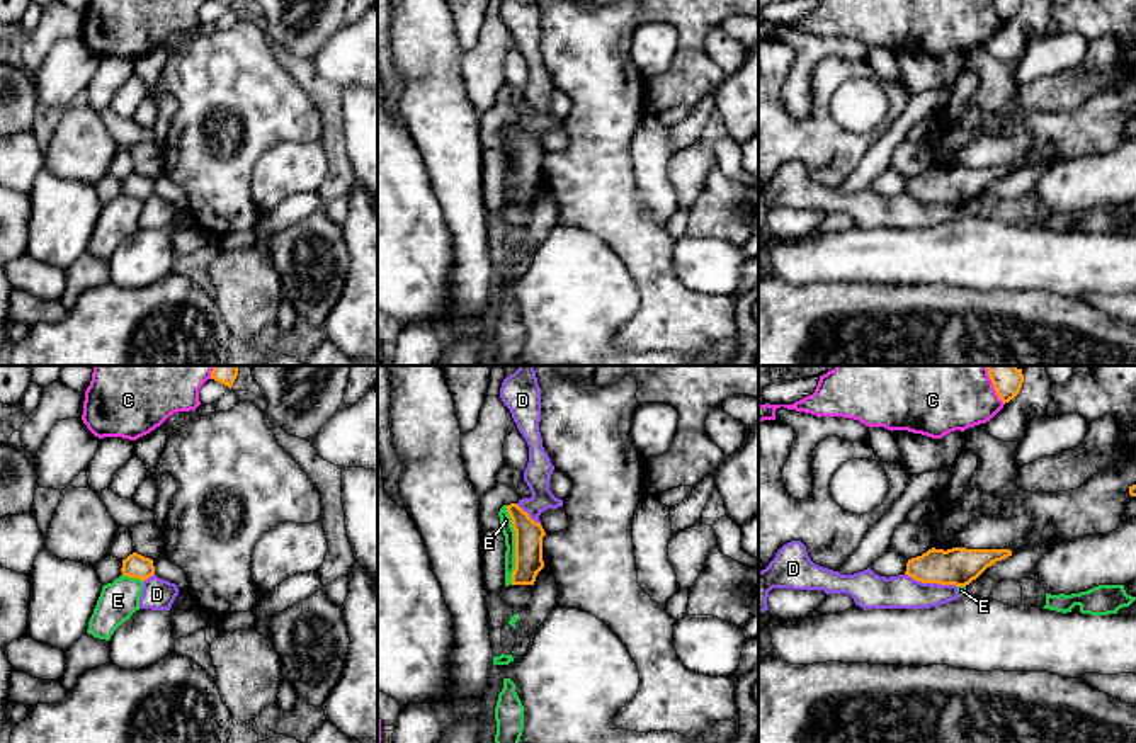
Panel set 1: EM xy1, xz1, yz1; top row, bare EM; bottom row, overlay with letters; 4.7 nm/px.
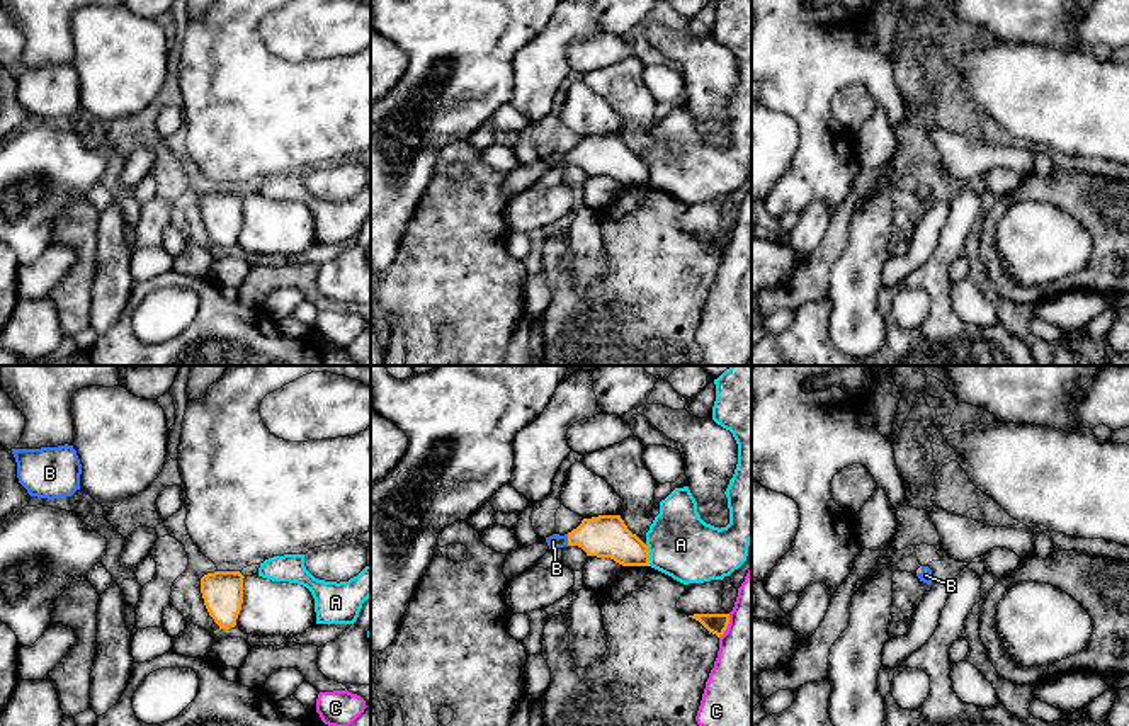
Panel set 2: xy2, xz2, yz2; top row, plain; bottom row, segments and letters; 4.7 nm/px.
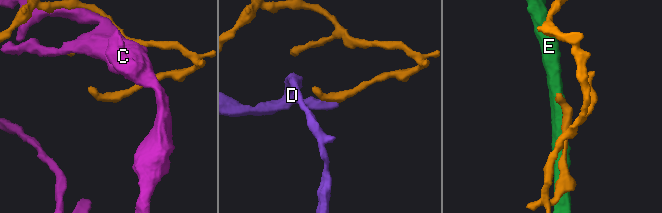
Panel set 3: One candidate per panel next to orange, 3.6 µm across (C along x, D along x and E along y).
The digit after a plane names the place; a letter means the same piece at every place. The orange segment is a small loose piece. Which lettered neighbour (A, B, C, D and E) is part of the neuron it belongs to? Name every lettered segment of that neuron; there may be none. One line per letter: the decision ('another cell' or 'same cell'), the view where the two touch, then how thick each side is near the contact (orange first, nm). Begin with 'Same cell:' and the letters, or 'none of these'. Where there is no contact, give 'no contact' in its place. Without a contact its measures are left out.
Same cell: B
A: another cell | xz2 | 200/320 nm
B: same cell | xz2 | 200/70 nm
C: another cell | xz2 | 100/360 nm
D: another cell | yz1 | 180/160 nm
E: another cell | xz1 | 130/60 nm

